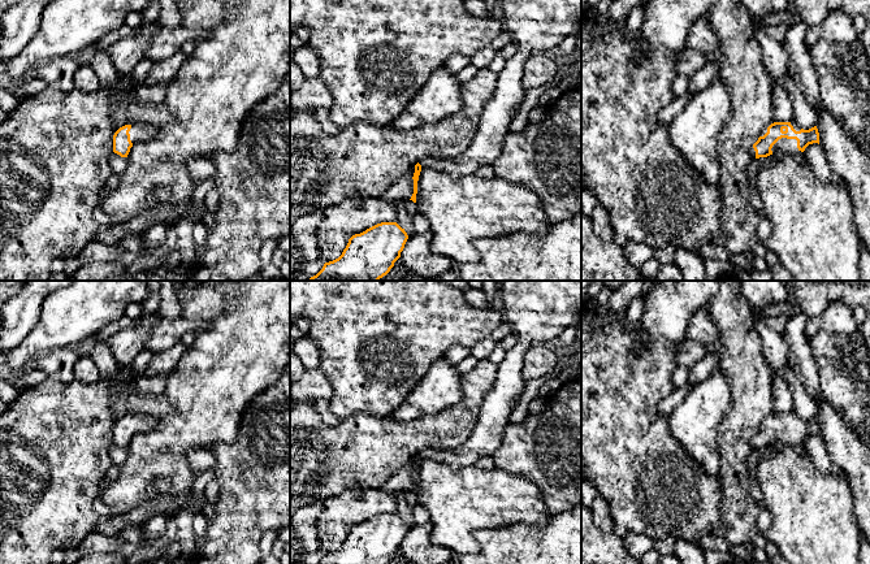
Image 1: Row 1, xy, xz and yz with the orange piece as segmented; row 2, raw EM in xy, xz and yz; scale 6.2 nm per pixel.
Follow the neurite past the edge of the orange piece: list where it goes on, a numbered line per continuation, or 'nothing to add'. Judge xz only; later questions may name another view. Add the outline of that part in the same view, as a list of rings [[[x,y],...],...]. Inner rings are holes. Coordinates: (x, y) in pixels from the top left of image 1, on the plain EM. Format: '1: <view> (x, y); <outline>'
1: xz (539, 311); [[[498,281],[502,301],[501,311],[507,322],[518,335],[518,343],[508,351],[502,363],[498,364],[498,374],[493,389],[486,394],[477,422],[469,438],[454,450],[434,450],[425,447],[419,455],[423,460],[434,460],[453,467],[476,464],[482,456],[492,456],[503,441],[503,433],[510,422],[514,400],[524,390],[521,370],[525,352],[536,344],[558,338],[560,333],[571,326],[580,325],[581,320],[581,281]]]

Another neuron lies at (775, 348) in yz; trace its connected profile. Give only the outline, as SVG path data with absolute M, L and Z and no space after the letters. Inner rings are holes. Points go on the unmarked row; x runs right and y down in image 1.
M758 313L754 316L754 324L762 340L763 355L770 366L772 369L789 368L789 347L783 335L770 329Z

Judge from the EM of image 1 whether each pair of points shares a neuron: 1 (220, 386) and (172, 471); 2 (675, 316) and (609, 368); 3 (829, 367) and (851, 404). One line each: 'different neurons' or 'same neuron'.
1: same neuron
2: same neuron
3: same neuron

